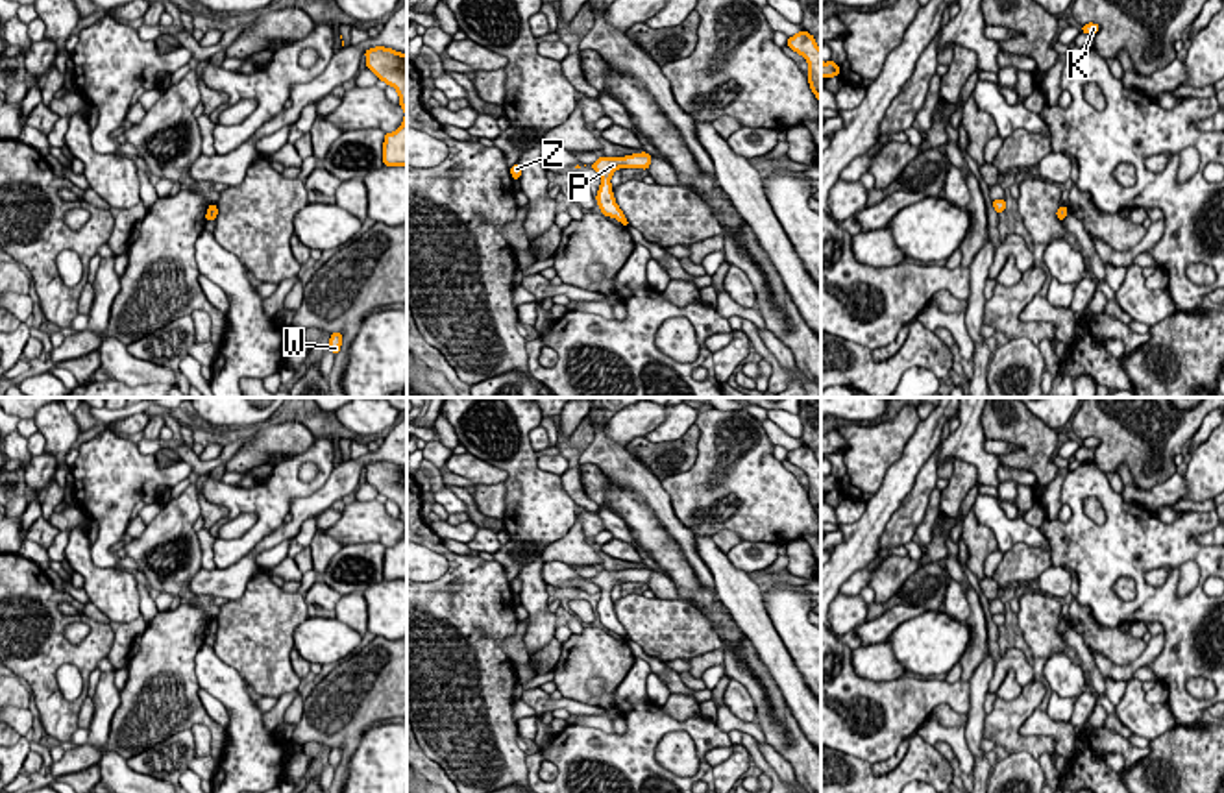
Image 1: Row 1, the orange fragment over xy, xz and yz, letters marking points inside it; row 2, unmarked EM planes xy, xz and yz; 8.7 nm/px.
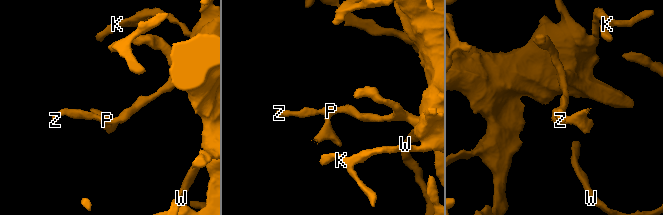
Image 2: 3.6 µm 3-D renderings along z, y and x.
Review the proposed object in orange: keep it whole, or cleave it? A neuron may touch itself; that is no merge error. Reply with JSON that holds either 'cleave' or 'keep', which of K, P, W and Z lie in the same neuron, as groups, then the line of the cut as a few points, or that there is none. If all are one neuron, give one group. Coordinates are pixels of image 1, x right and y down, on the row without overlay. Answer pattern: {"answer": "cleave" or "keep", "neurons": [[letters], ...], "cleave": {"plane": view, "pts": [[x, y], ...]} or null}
{"answer": "keep", "neurons": [["K", "P", "W", "Z"]], "cleave": null}

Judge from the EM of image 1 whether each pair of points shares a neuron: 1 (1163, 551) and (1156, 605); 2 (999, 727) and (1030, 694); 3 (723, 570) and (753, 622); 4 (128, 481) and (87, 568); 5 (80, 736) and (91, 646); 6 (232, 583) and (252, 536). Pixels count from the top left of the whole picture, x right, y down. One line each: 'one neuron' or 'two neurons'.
1: one neuron
2: one neuron
3: one neuron
4: two neurons
5: two neurons
6: two neurons

